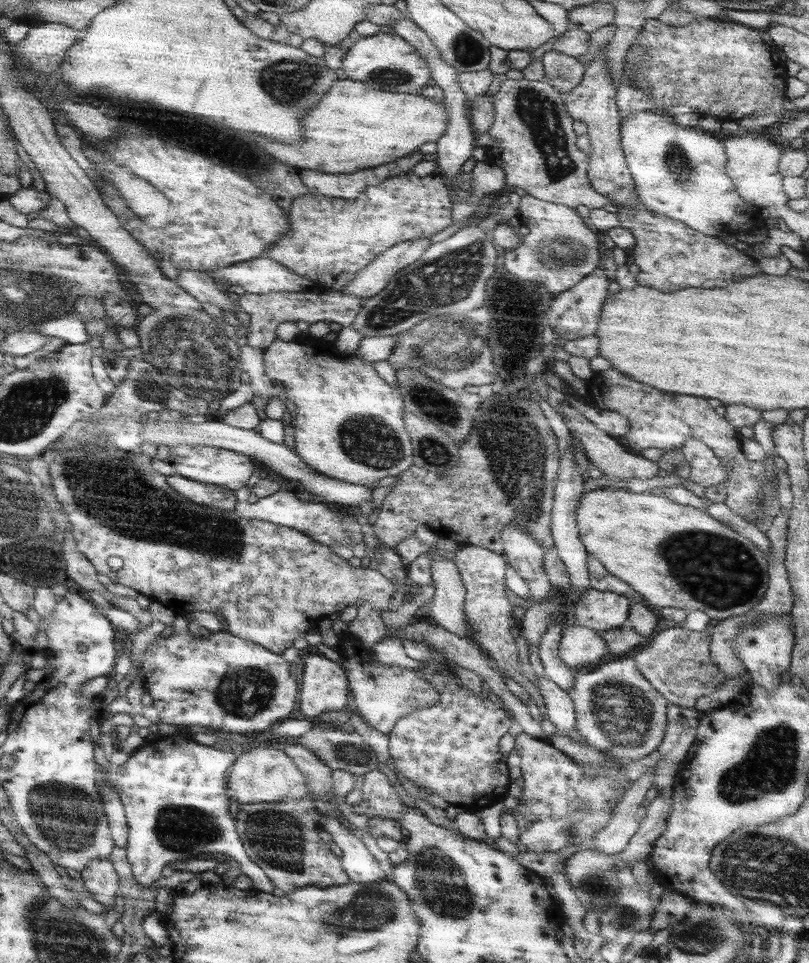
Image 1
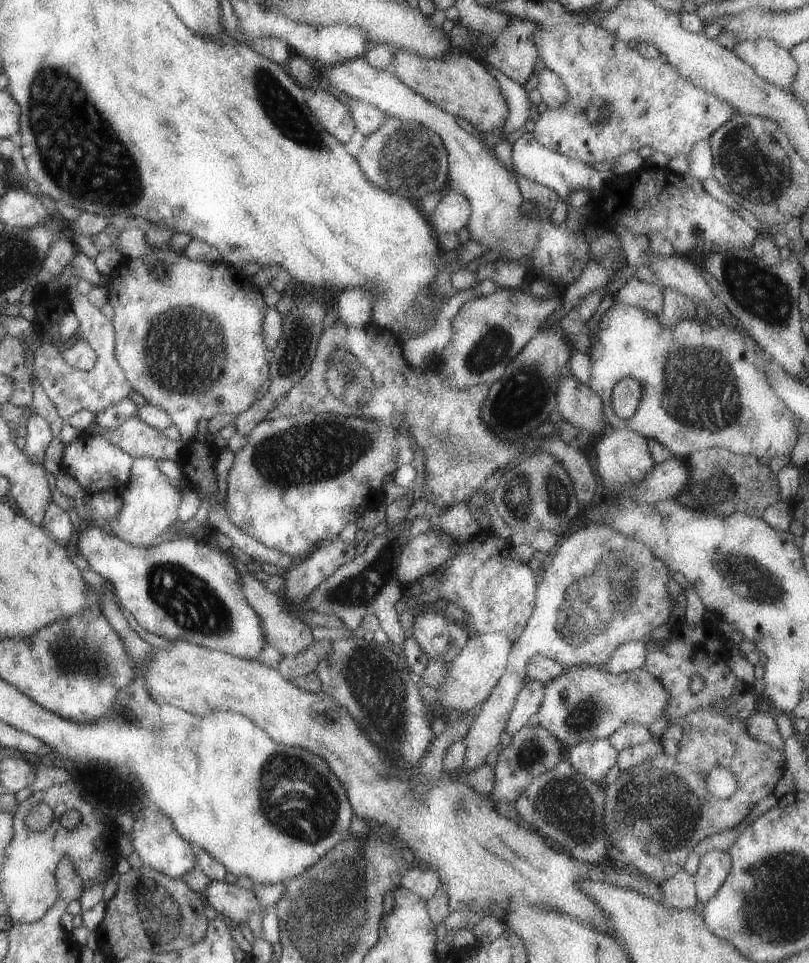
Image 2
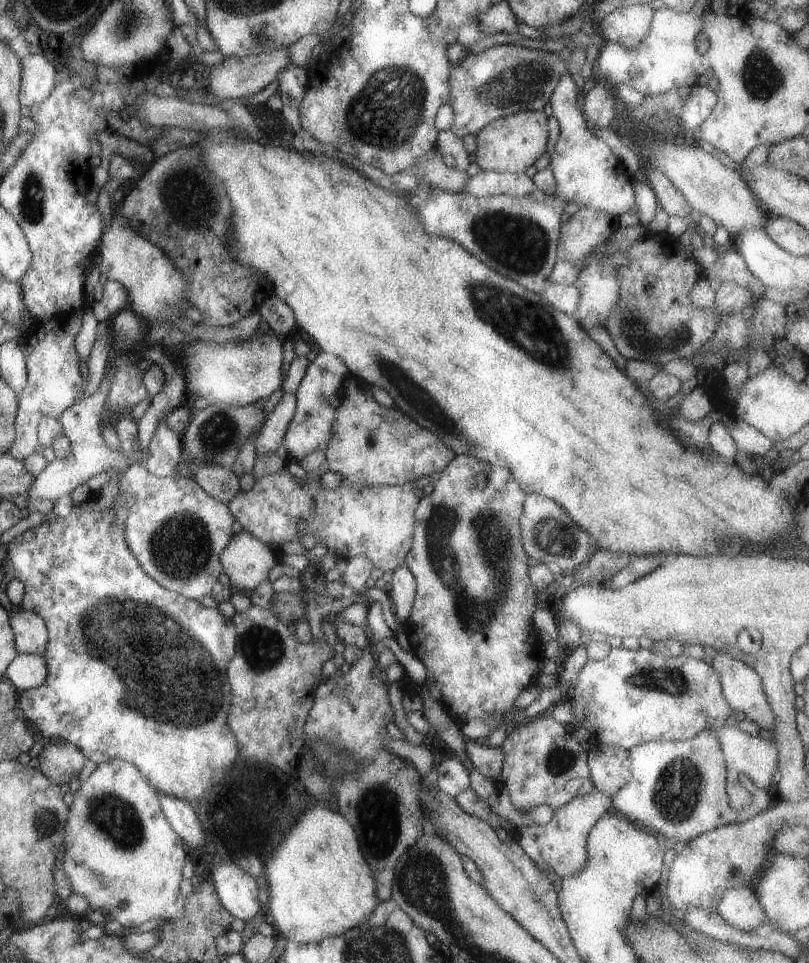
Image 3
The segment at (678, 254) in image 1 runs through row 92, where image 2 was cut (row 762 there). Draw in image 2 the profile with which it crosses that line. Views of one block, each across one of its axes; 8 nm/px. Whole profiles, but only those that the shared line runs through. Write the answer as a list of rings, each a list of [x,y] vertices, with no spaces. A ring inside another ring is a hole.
[[[608,739],[580,741],[565,750],[565,759],[576,772],[592,782],[602,784],[608,771],[616,765],[617,753]]]

